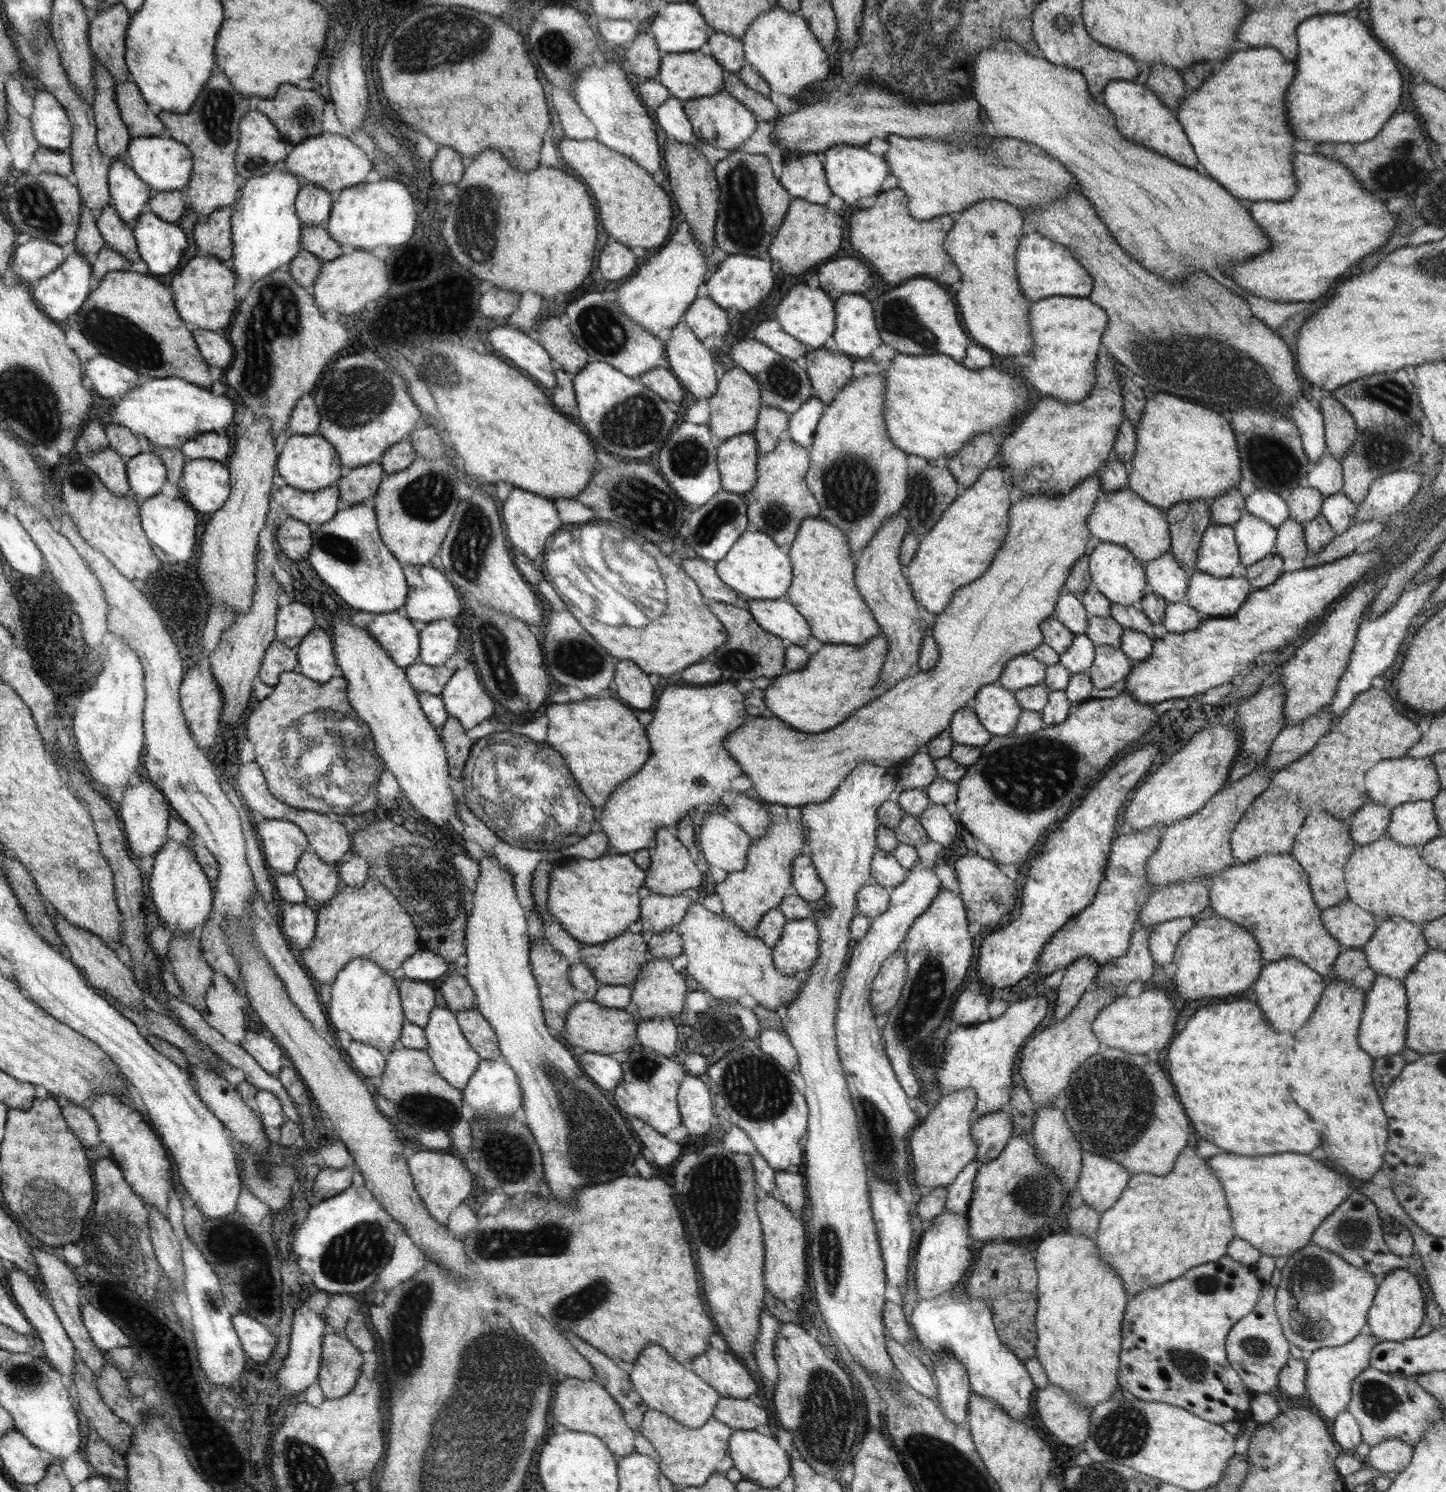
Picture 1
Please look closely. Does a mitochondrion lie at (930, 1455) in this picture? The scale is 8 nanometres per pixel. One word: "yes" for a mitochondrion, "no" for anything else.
yes

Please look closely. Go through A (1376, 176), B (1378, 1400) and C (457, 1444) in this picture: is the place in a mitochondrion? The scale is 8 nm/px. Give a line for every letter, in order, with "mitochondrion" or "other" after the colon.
A: mitochondrion
B: mitochondrion
C: mitochondrion

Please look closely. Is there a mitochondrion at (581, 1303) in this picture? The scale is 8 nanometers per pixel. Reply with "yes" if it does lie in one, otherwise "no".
yes

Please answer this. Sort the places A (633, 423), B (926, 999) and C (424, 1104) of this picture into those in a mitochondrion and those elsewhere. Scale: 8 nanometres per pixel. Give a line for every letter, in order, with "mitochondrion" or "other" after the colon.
A: mitochondrion
B: mitochondrion
C: mitochondrion

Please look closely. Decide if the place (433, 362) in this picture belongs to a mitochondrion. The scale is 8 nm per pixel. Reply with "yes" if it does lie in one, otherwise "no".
yes

